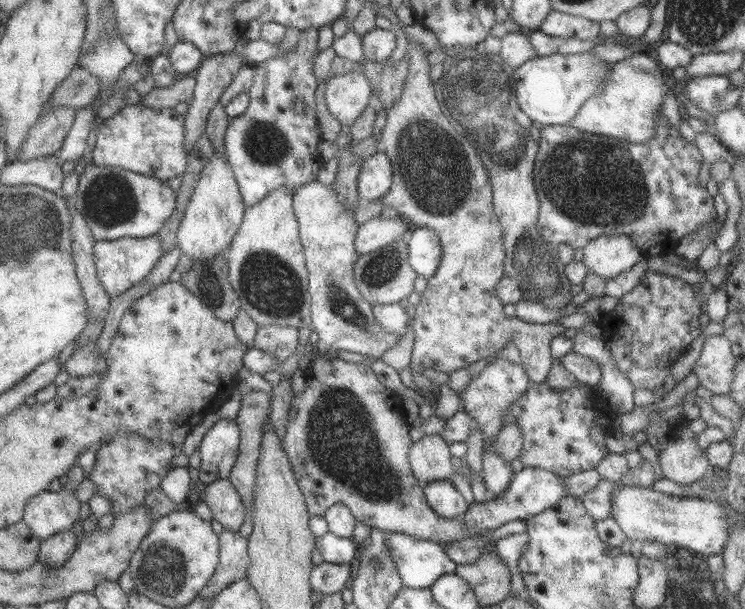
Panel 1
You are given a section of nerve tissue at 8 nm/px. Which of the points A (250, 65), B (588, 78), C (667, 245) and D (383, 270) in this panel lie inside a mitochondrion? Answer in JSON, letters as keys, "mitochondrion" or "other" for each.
{"A":"other","B":"mitochondrion","C":"other","D":"mitochondrion"}

